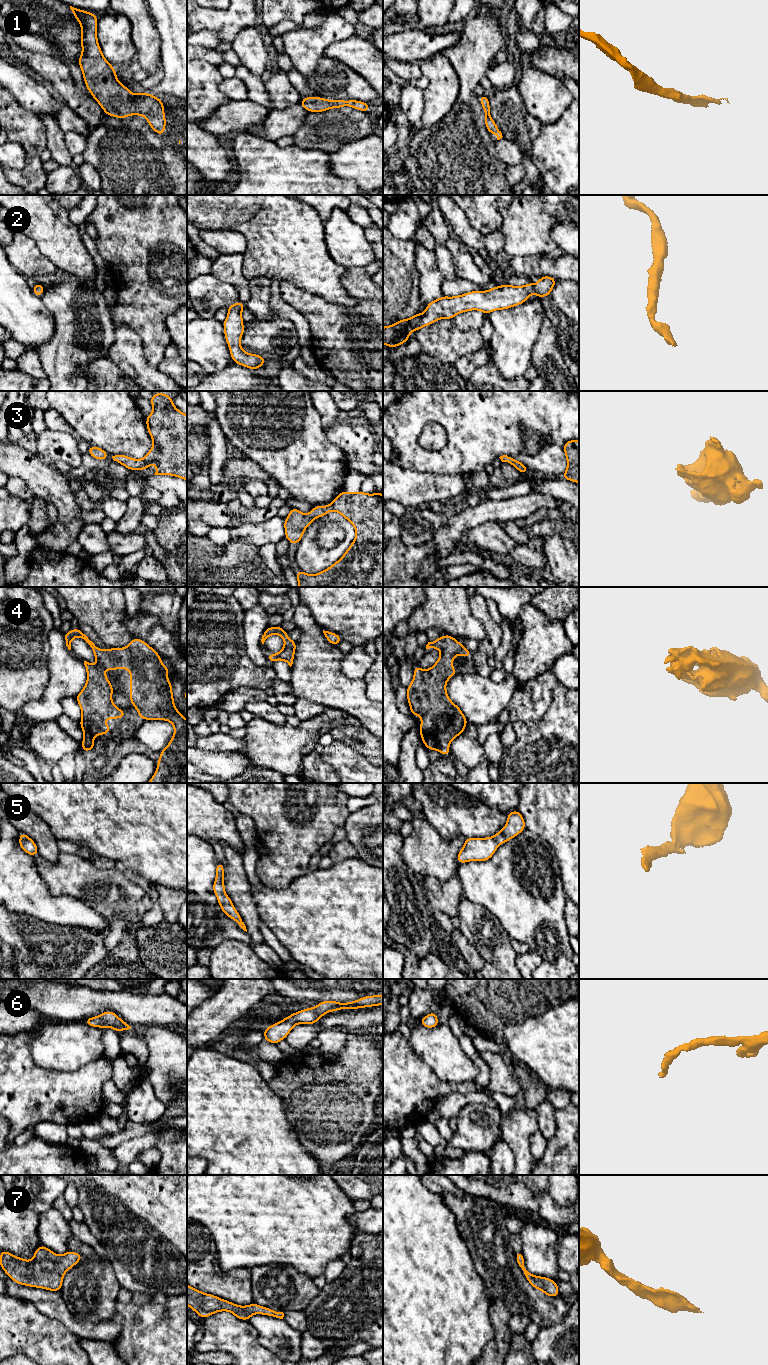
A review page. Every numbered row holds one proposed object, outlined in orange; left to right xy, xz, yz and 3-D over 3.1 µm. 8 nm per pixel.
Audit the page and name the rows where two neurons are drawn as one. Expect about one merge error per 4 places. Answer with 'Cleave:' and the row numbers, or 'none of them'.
Cleave: none of them

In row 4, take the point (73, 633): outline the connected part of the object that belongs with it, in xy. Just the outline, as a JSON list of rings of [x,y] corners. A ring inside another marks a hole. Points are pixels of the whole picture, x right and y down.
[[[72,629],[64,633],[66,646],[71,650],[71,641],[79,637],[84,639],[92,648],[96,665],[84,661],[87,670],[87,682],[83,690],[76,696],[81,707],[82,718],[80,726],[84,732],[81,743],[82,751],[91,751],[94,748],[94,736],[104,735],[110,732],[107,723],[102,719],[124,718],[126,712],[117,708],[112,702],[113,686],[103,670],[129,669],[130,670],[130,701],[137,709],[141,719],[166,720],[173,724],[174,735],[169,744],[160,752],[157,770],[148,783],[187,783],[187,720],[176,709],[174,705],[172,684],[167,679],[169,668],[162,662],[160,655],[141,639],[133,638],[128,646],[124,648],[99,649],[80,629]]]

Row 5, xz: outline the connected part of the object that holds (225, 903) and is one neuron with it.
[[[216,864],[216,879],[213,883],[213,892],[216,894],[218,903],[222,911],[231,919],[235,920],[239,926],[247,932],[246,926],[240,917],[239,913],[233,906],[233,903],[228,895],[225,894],[224,887],[224,865]]]

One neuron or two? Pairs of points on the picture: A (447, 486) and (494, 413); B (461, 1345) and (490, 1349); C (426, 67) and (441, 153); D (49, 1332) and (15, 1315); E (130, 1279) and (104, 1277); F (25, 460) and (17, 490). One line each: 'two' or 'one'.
A: two
B: two
C: two
D: one
E: two
F: two

